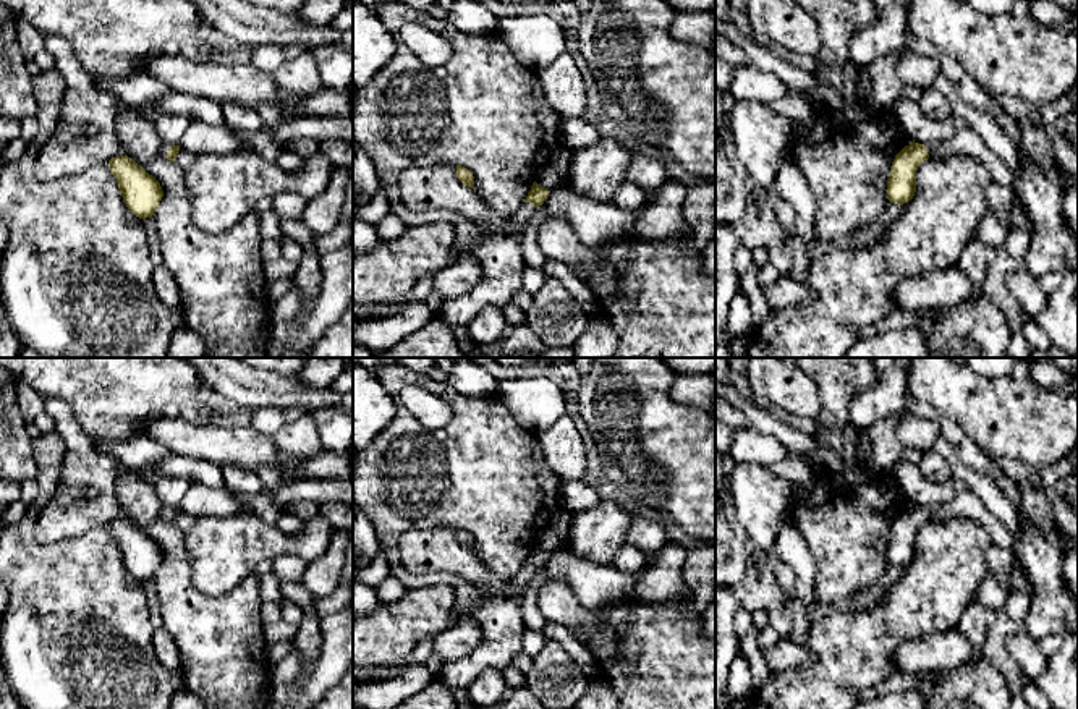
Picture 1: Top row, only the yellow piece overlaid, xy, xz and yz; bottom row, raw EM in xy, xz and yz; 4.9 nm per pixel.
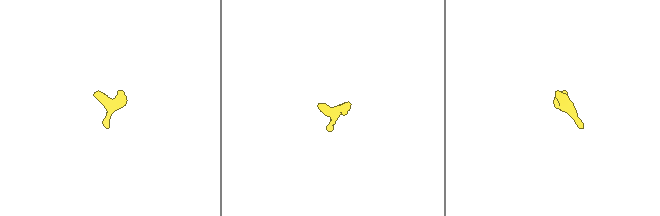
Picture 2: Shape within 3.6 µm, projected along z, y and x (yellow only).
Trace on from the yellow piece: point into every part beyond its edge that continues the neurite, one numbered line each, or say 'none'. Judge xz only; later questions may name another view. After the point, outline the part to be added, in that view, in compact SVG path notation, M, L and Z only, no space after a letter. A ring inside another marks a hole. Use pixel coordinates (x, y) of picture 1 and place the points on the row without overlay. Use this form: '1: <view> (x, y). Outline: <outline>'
1: xz (518, 585). Outline: M524 563L521 571L513 580L510 580L510 584L507 586L505 592L508 596L523 596L534 573L536 570Z

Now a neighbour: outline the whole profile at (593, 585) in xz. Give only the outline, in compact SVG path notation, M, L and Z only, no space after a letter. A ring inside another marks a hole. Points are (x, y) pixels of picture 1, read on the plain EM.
M568 550L549 554L542 568L549 580L565 581L586 609L597 609L631 597L639 580L636 573L625 573L615 567L601 567L576 558Z

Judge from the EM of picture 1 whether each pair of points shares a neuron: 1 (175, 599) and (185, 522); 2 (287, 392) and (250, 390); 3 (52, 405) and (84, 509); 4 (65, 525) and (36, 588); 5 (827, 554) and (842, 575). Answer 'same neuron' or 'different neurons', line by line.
1: different neurons
2: same neuron
3: same neuron
4: different neurons
5: same neuron

